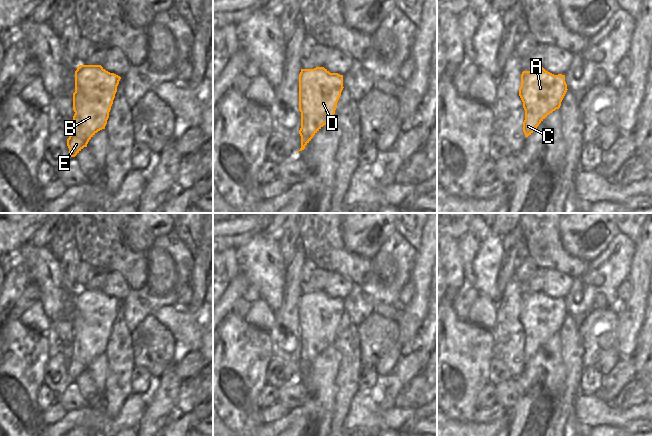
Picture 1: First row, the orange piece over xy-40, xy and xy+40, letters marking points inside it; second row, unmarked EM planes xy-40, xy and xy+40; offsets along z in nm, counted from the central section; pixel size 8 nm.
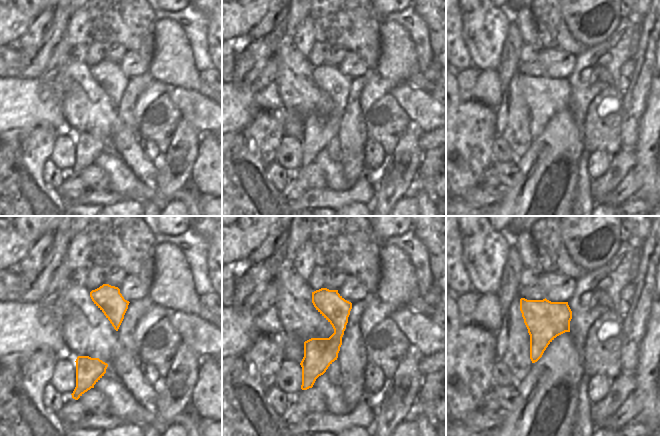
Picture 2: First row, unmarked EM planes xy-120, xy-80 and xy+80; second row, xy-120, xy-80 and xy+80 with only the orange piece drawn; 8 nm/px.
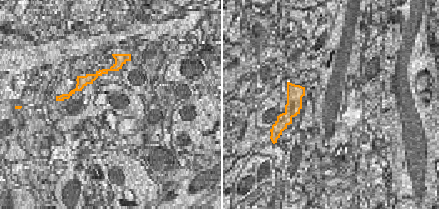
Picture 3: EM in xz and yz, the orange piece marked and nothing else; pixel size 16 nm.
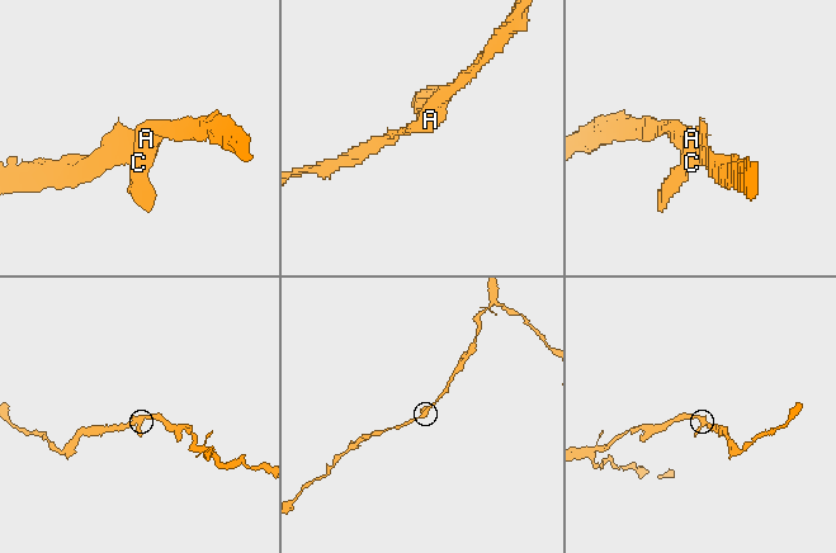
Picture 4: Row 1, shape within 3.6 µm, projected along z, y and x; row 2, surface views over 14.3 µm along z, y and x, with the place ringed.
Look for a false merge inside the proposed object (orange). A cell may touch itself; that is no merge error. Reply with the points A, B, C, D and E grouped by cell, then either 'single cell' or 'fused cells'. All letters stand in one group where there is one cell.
A B C D E; single cell

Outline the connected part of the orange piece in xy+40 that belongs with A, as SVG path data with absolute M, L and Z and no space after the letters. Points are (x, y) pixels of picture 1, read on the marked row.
M543 67L522 72L519 96L525 110L525 137L531 135L550 113L560 108L567 90L565 75L554 75Z

